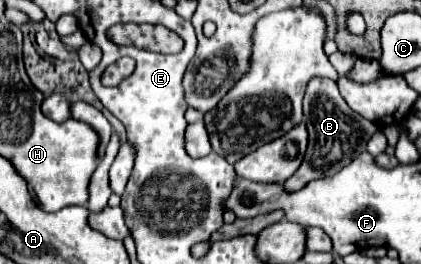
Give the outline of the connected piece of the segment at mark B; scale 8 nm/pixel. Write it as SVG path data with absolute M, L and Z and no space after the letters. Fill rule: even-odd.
M313 79L307 85L307 93L303 99L303 113L305 113L305 123L309 129L309 147L307 147L301 167L295 171L295 175L291 175L285 181L285 189L289 191L301 189L303 185L307 185L309 181L317 177L325 177L325 175L333 175L341 171L349 161L353 161L353 157L365 151L367 141L371 139L373 133L383 131L379 129L377 123L367 121L349 109L349 105L339 95L337 83L333 79Z

